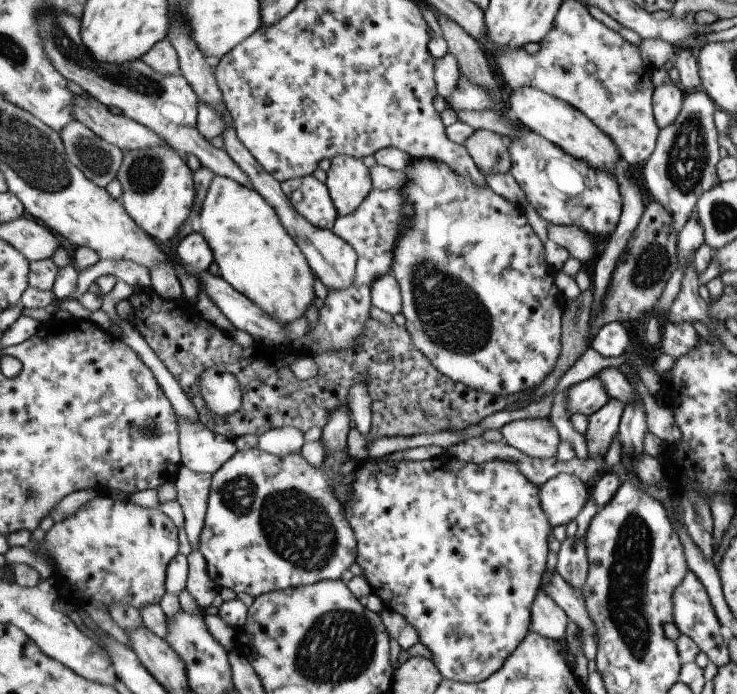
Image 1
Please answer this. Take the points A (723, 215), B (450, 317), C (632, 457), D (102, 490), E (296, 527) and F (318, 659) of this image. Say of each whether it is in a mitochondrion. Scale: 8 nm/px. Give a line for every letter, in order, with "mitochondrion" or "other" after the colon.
A: mitochondrion
B: mitochondrion
C: other
D: other
E: mitochondrion
F: mitochondrion

